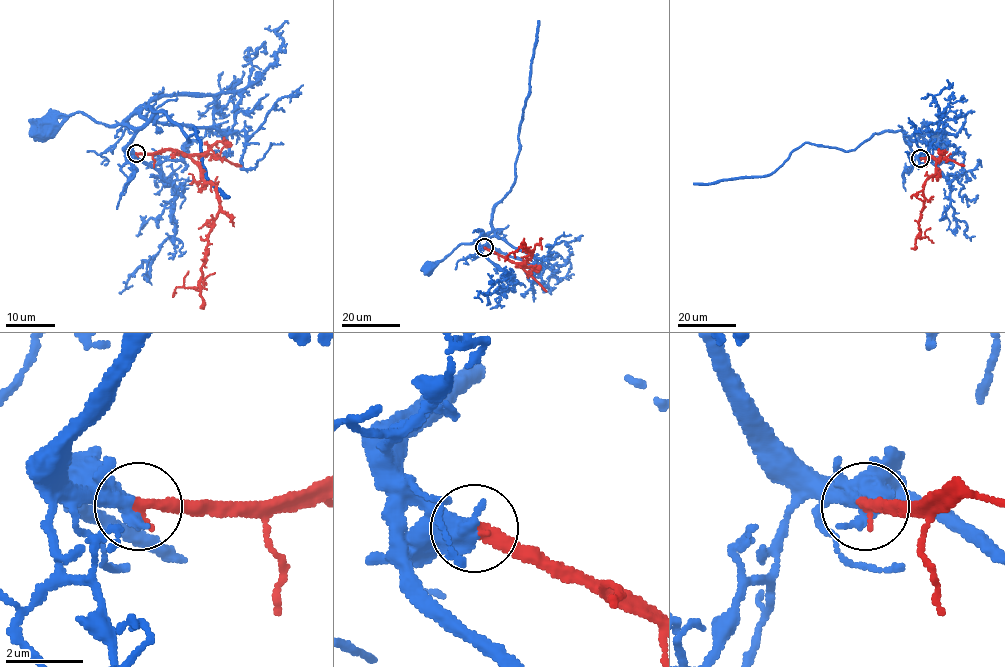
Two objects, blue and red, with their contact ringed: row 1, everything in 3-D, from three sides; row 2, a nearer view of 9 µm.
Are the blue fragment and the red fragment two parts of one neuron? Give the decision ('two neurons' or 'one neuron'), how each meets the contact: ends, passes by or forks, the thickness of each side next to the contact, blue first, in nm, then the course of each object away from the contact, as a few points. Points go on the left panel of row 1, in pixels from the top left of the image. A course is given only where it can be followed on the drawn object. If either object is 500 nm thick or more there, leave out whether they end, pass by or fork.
one neuron; 550 nm thick on the blue side, 360 nm on the other; blue runs (136, 154), (126, 149), (134, 131), (125, 125), (94, 122), (81, 113), (42, 130); red runs (136, 153), (174, 149), (199, 168), (219, 196), (199, 286), (177, 287), (172, 297)

